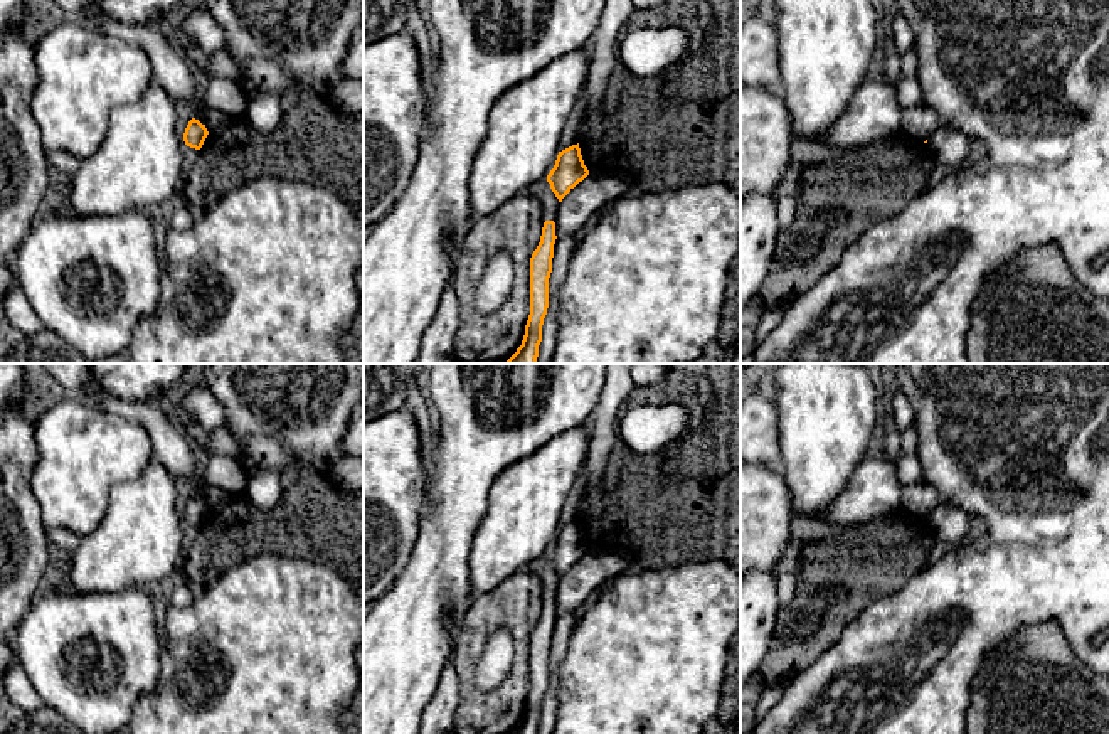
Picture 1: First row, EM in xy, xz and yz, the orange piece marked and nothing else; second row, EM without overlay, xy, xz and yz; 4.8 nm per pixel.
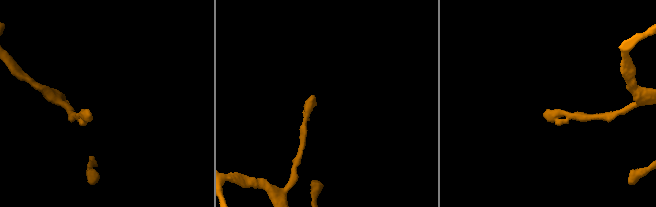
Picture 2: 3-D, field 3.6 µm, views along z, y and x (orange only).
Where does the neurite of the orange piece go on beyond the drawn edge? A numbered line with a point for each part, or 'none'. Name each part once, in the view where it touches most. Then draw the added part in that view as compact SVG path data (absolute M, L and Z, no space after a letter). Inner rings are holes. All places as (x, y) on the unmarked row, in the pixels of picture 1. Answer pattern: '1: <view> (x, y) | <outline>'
none

